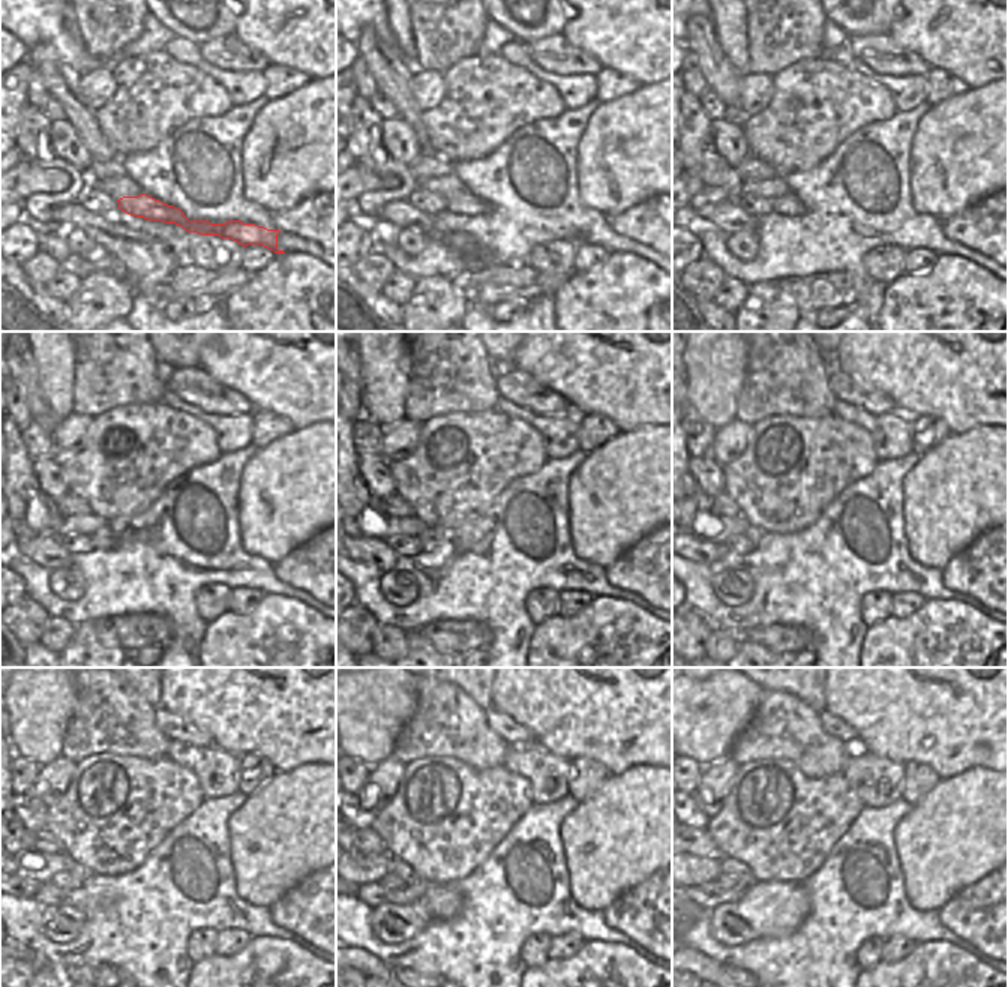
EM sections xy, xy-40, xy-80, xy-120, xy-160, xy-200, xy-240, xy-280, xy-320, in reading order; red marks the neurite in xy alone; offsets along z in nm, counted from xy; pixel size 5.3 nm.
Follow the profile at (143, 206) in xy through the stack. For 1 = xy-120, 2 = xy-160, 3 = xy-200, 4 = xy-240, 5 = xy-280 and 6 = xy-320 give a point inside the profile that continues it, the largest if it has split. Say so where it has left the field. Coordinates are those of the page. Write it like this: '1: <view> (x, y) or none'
1: xy-120 (105, 537)
2: xy-160 (428, 537)
3: xy-200 (753, 534)
4: xy-240 (80, 873)
5: xy-280 (396, 866)
6: xy-320 (729, 866)

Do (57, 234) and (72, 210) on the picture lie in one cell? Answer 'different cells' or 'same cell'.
different cells

